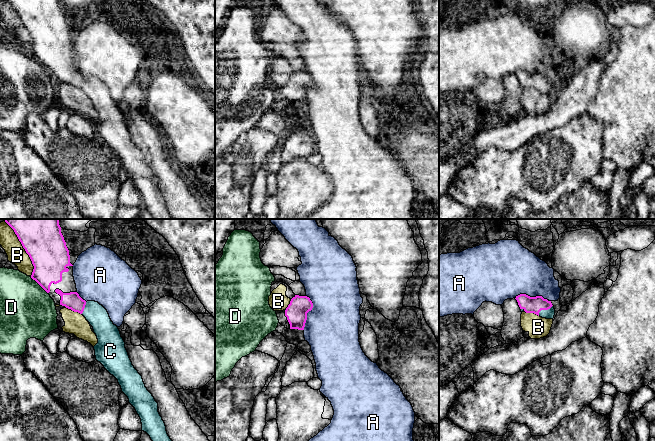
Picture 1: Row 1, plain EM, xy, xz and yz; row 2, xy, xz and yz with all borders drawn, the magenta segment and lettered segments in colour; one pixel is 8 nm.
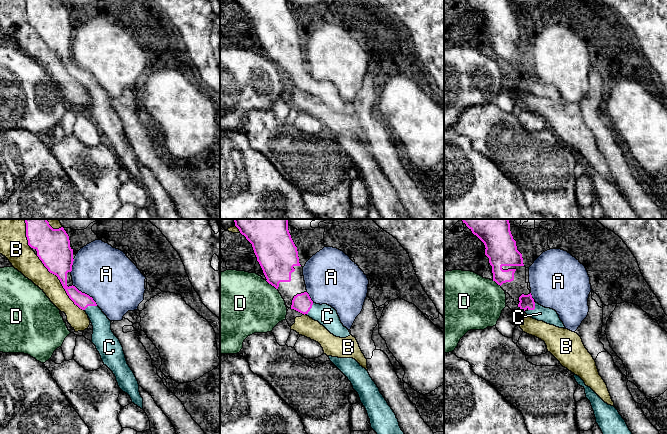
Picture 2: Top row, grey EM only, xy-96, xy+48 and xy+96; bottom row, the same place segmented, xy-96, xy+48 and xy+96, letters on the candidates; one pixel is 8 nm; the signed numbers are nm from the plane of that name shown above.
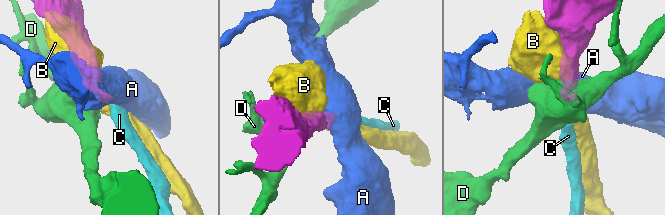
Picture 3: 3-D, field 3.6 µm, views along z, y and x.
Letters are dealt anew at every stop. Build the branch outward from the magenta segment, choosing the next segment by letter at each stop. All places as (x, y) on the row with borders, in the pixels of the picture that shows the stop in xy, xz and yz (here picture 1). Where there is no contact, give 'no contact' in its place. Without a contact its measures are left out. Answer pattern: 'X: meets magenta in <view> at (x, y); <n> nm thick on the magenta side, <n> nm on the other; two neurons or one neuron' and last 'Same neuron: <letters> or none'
A: meets magenta in xz at (308, 311); 170 nm thick on the magenta side, 440 nm on the other; two neurons
B: meets magenta in xy at (24, 248); 380 nm thick on the magenta side, 150 nm on the other; two neurons
C: meets magenta in yz at (544, 309); 130 nm thick on the magenta side, 80 nm on the other; one neuron
D: meets magenta in xy at (39, 284); 300 nm thick on the magenta side, 440 nm on the other; two neurons
Same neuron: C

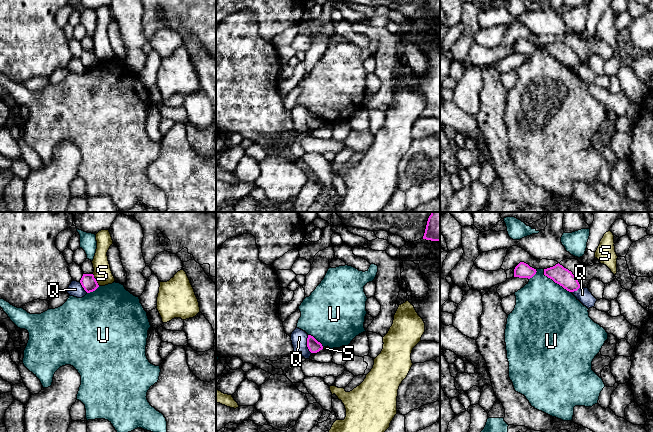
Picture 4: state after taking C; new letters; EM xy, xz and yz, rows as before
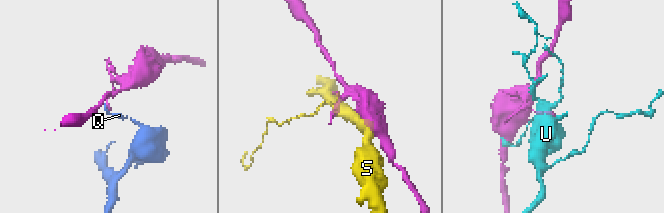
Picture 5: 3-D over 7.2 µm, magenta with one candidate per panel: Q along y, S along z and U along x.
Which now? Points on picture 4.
Q: meets magenta in xz at (307, 344); 100 nm thick on the magenta side, 130 nm on the other; two neurons
S: meets magenta in xy at (95, 280); 120 nm thick on the magenta side, 150 nm on the other; two neurons
U: meets magenta in yz at (555, 282); 140 nm thick on the magenta side, 480 nm on the other; two neurons
Same neuron: none

